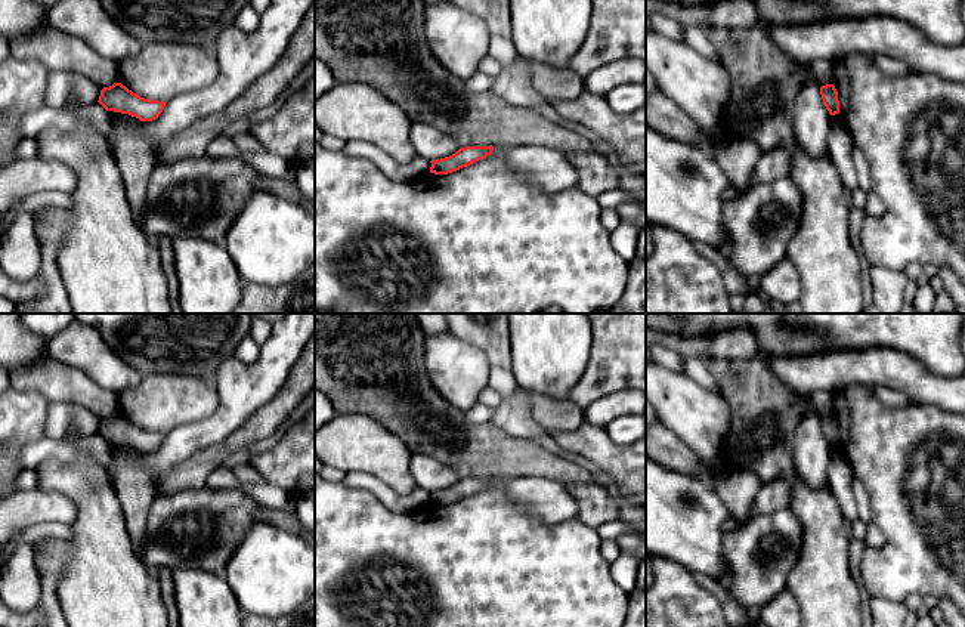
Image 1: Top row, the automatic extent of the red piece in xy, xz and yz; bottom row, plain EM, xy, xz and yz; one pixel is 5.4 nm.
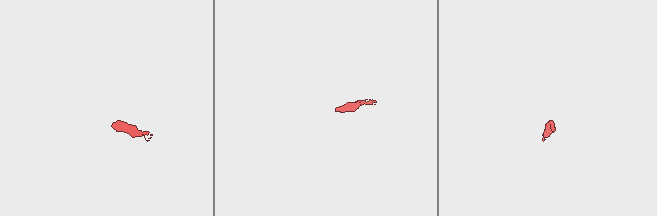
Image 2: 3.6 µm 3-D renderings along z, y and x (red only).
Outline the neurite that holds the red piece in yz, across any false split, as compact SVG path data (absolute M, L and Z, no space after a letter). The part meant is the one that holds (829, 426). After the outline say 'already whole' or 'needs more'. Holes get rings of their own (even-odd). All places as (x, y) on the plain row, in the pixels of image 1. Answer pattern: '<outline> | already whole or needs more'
M826 416L820 418L820 426L823 430L823 436L829 442L831 447L839 445L839 432L838 423L833 416Z | already whole

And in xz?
M466 478L460 479L455 485L440 489L432 491L430 504L434 506L448 506L457 503L463 498L467 498L479 491L486 489L494 482L494 478Z | already whole

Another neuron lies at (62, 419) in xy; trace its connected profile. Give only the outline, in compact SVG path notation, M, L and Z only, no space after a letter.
M50 401L44 420L44 438L64 441L71 433L83 438L99 432L100 418L87 408L65 401Z

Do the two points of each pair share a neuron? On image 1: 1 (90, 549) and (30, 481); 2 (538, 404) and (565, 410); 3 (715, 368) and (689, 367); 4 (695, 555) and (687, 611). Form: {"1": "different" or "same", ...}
{"1": "different", "2": "same", "3": "different", "4": "different"}

